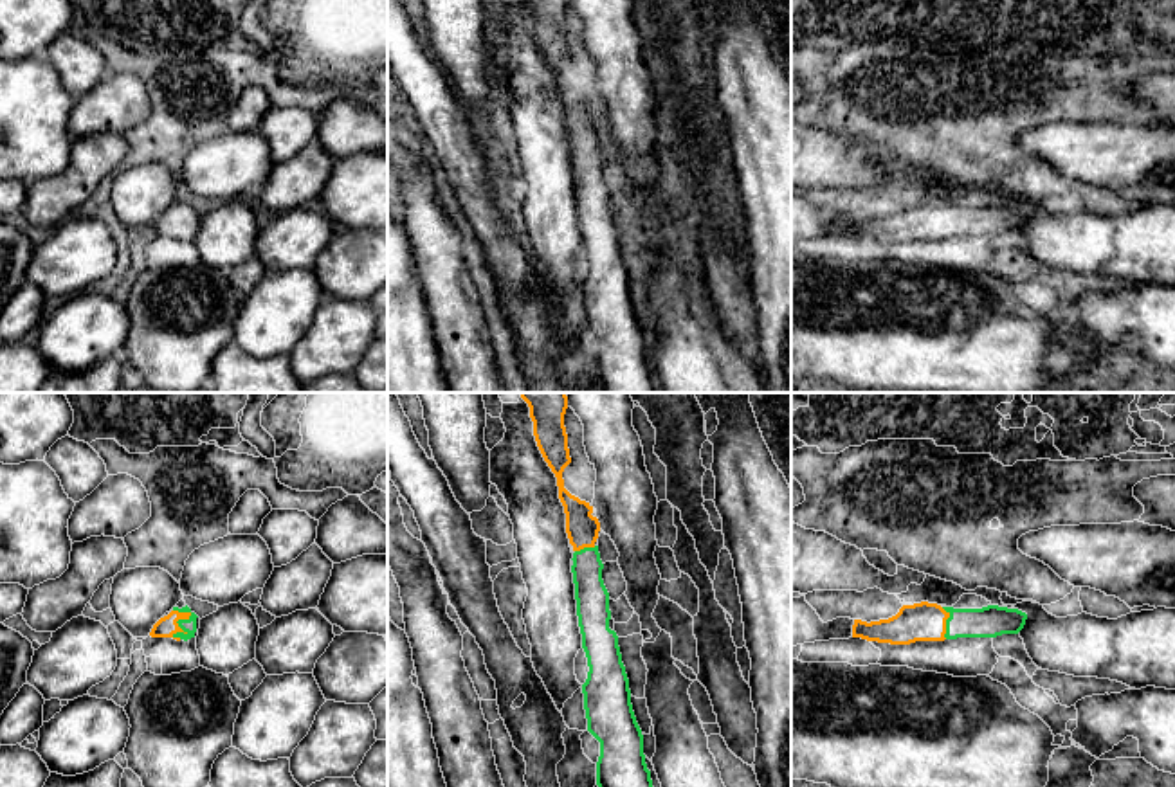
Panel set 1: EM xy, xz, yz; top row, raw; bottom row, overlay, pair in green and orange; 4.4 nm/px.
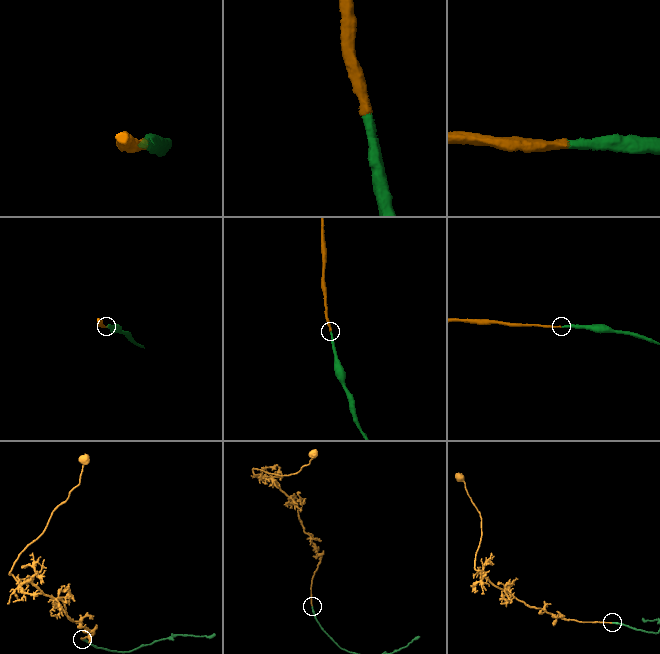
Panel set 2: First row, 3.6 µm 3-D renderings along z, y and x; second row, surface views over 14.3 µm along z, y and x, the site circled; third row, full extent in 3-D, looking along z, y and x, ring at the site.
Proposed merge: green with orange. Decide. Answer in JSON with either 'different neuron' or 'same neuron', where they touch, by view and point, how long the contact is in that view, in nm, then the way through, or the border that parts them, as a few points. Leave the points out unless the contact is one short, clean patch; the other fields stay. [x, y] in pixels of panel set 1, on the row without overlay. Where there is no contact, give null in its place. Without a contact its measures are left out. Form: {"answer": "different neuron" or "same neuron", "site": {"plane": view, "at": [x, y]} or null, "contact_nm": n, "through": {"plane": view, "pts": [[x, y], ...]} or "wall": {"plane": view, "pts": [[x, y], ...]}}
{"answer": "same neuron", "site": {"plane": "xy", "at": [177, 218]}, "contact_nm": 150, "through": {"plane": "xy", "pts": [[188, 222], [177, 218], [164, 224]]}}

